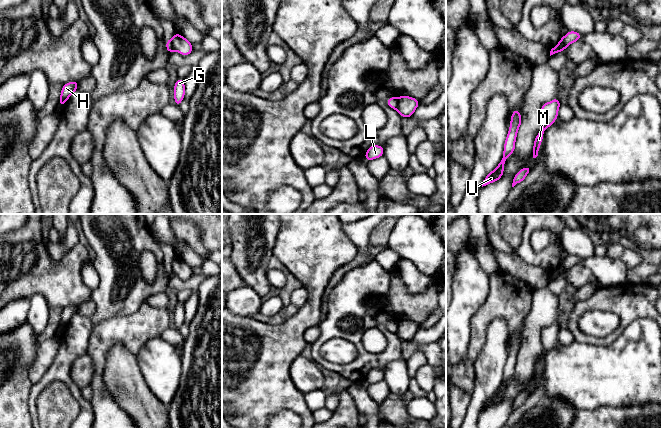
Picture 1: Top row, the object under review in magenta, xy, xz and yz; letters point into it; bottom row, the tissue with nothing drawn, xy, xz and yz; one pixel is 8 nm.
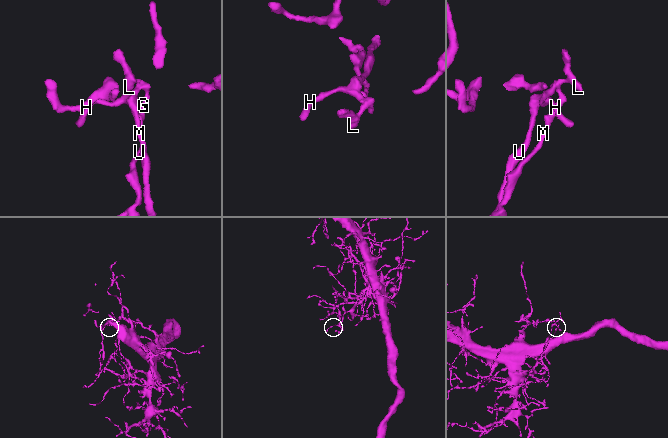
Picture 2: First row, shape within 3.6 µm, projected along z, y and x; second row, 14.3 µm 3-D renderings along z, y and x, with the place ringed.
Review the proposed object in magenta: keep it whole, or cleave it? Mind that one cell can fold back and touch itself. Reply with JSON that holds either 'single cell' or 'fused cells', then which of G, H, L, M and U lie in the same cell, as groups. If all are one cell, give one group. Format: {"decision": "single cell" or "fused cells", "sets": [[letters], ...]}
{"decision": "fused cells", "sets": [["G", "L", "M"], ["H", "U"]]}

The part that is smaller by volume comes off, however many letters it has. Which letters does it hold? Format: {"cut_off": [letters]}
{"cut_off": ["G", "L", "M"]}

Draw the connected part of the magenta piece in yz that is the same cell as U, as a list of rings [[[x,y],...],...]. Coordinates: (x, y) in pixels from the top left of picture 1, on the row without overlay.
[[[515,333],[512,336],[509,356],[504,367],[503,381],[498,390],[485,401],[482,407],[482,411],[498,405],[503,400],[506,383],[515,374],[515,365],[521,346],[522,346],[521,337],[518,333]]]

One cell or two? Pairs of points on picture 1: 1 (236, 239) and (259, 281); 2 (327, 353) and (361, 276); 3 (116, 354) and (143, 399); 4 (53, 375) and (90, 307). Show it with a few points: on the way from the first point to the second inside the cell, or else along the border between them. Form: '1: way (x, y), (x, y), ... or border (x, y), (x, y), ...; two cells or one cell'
1: way (246, 249), (253, 262), (253, 271); one cell
2: border (355, 345), (332, 338), (319, 353); two cells
3: way (121, 365), (122, 378), (132, 388); one cell
4: border (96, 304), (96, 310), (91, 315), (77, 315); two cells

